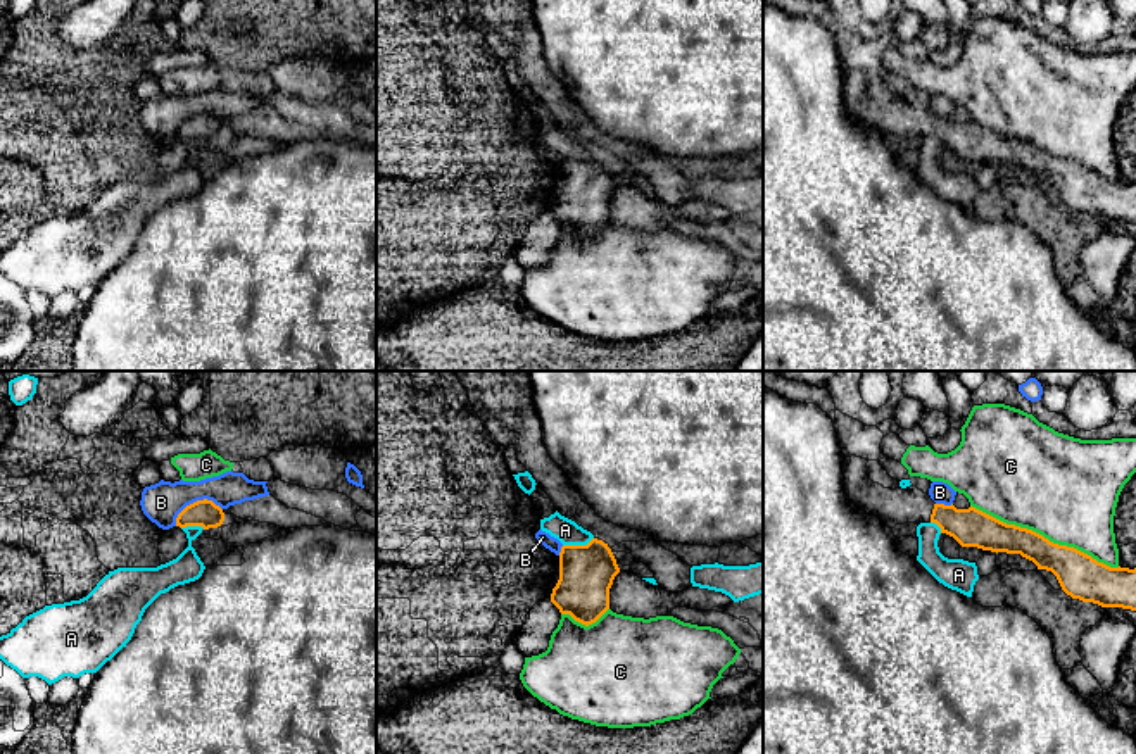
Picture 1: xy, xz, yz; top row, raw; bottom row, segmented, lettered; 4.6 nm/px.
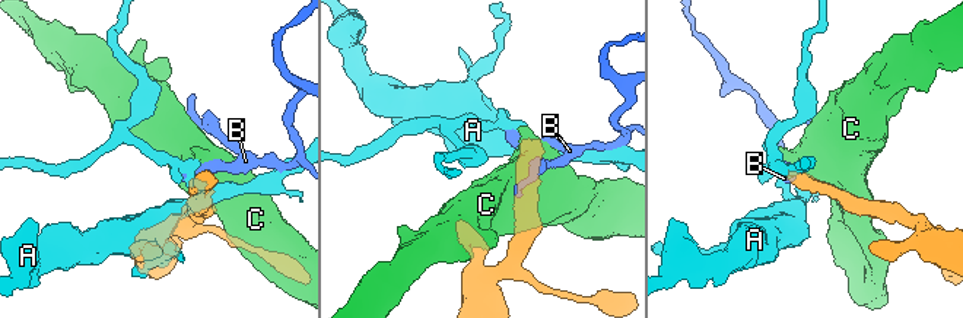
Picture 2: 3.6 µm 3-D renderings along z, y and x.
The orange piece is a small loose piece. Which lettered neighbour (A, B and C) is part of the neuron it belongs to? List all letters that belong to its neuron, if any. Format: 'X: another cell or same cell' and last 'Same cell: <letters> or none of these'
A: another cell
B: another cell
C: another cell
Same cell: none of these

